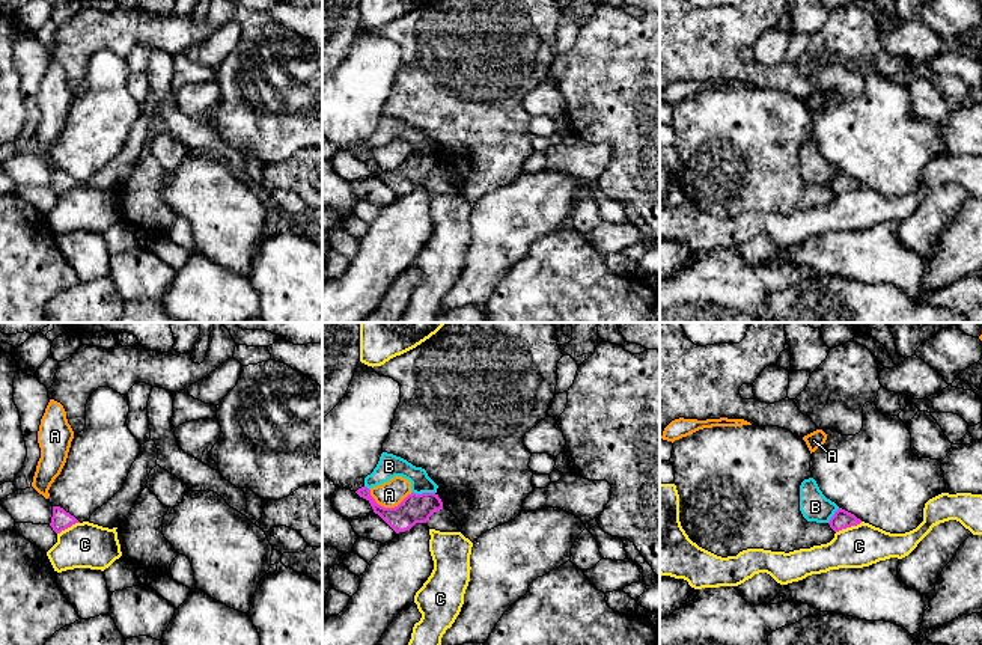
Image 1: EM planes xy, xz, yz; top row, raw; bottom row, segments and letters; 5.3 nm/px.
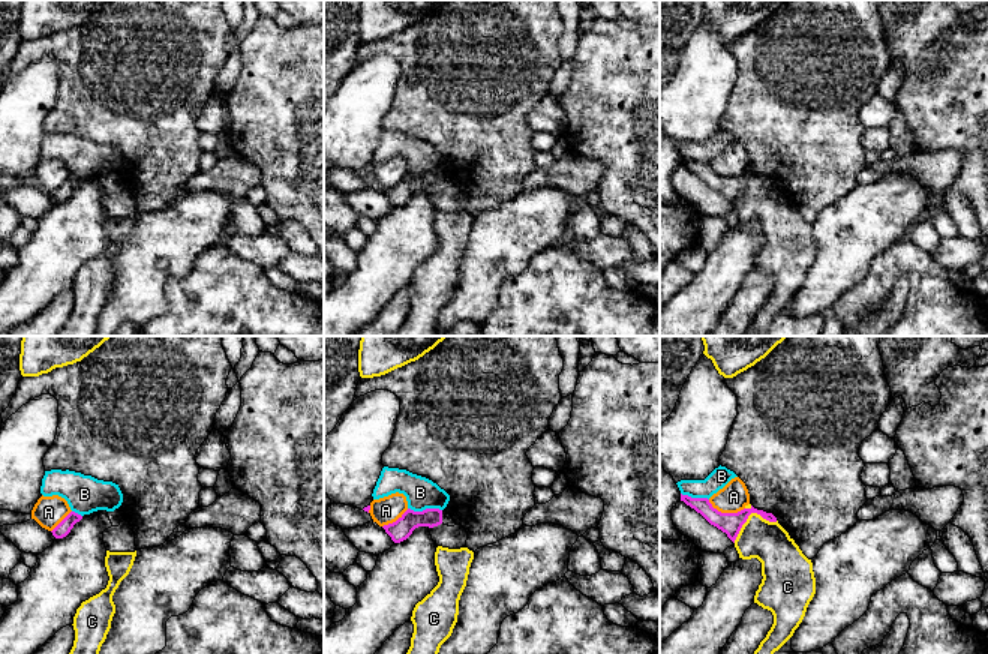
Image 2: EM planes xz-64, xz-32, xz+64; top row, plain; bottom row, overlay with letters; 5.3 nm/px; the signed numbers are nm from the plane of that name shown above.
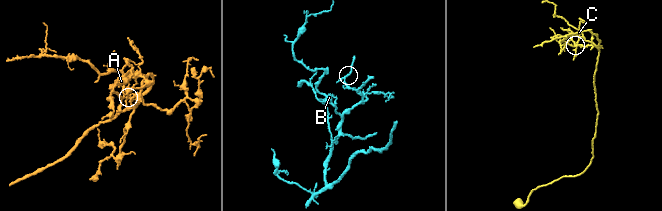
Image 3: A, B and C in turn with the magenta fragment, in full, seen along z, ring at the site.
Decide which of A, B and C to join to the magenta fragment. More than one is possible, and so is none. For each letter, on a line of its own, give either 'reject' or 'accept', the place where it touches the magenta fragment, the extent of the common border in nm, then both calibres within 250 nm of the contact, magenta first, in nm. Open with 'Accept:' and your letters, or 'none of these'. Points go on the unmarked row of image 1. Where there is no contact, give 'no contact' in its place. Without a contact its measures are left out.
Accept: none of these
A: reject; contact xz (389, 171); length 240 nm; calibres 160 and 140 nm
B: reject; contact xz (423, 155); length 130 nm; calibres 160 and 130 nm
C: reject; contact yz (848, 189); length 160 nm; calibres 100 and 220 nm

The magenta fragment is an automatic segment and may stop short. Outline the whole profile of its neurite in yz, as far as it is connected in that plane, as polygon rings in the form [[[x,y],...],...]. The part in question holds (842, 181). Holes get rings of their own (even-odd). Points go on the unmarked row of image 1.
[[[839,170],[834,178],[830,181],[828,187],[834,194],[839,194],[842,191],[857,188],[862,182],[857,181],[854,176]]]

